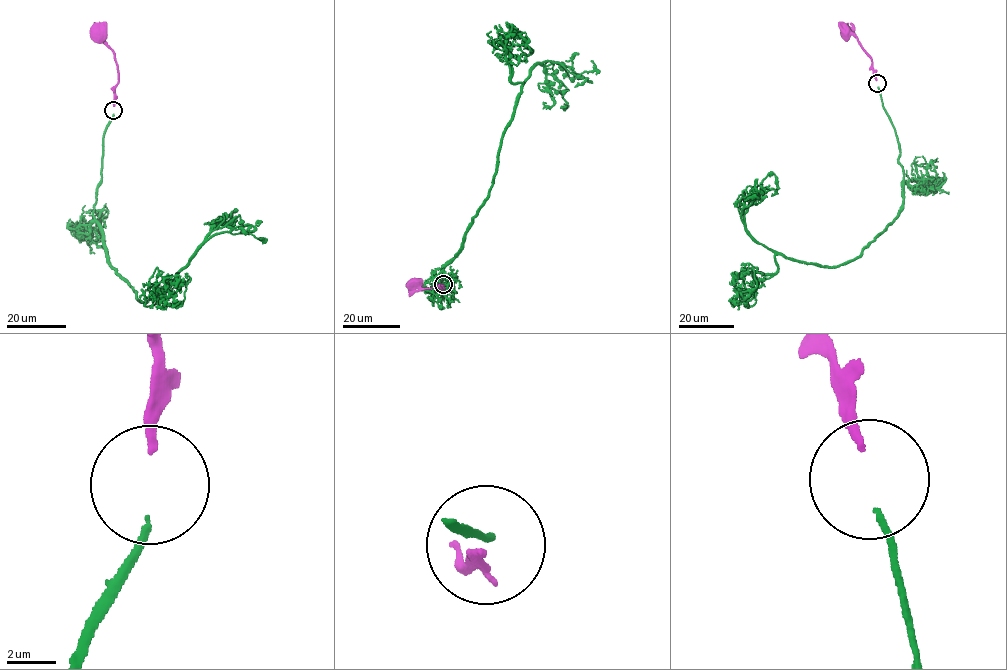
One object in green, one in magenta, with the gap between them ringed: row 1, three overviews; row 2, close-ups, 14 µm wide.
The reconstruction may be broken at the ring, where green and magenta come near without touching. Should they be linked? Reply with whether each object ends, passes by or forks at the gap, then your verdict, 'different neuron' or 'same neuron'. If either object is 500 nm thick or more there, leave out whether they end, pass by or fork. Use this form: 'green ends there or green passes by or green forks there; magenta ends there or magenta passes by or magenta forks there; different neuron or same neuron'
green ends there; magenta ends there; same neuron

